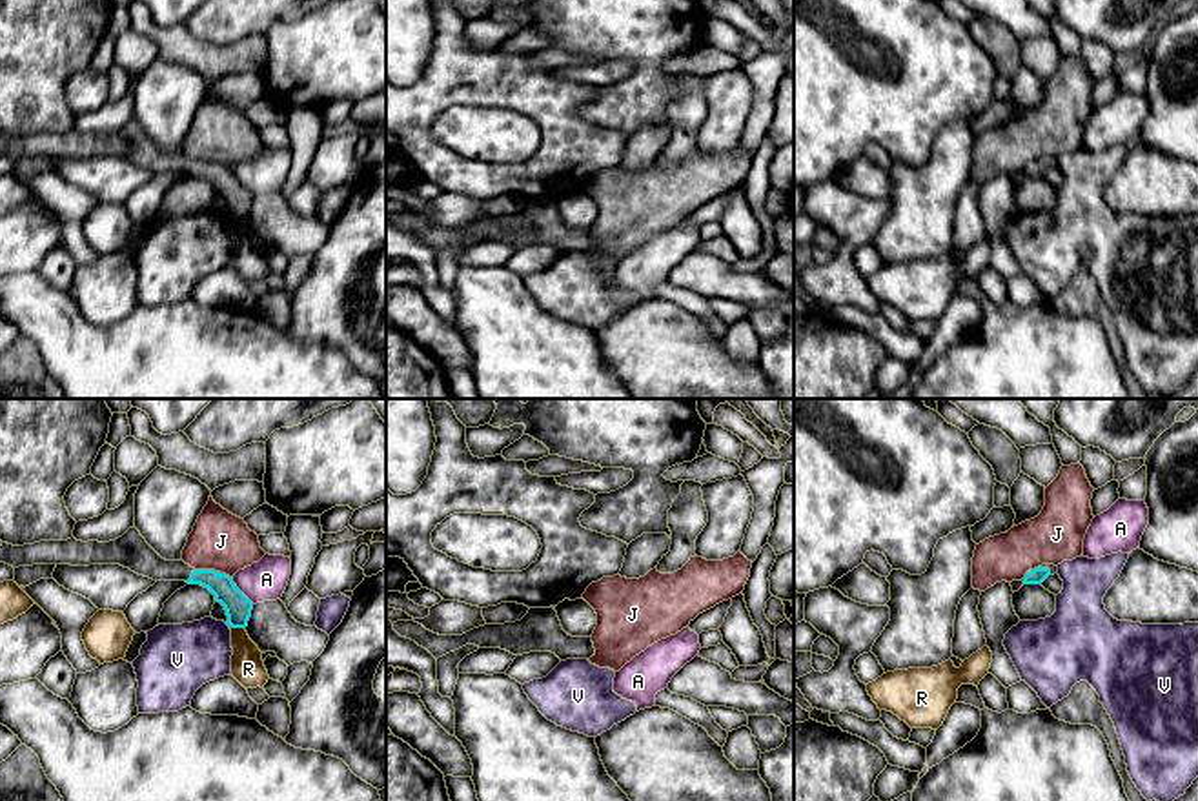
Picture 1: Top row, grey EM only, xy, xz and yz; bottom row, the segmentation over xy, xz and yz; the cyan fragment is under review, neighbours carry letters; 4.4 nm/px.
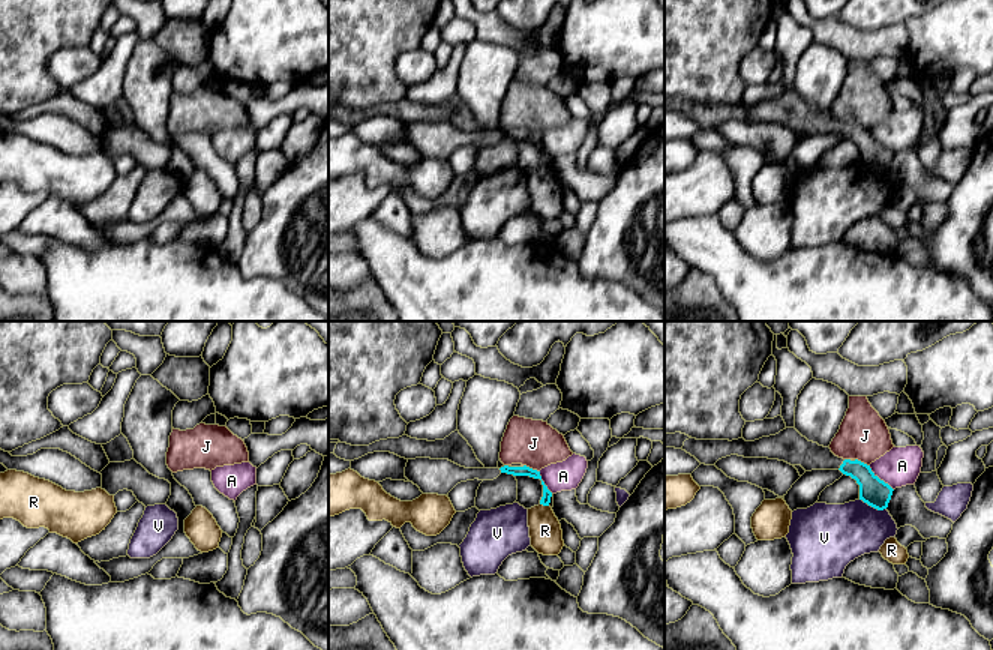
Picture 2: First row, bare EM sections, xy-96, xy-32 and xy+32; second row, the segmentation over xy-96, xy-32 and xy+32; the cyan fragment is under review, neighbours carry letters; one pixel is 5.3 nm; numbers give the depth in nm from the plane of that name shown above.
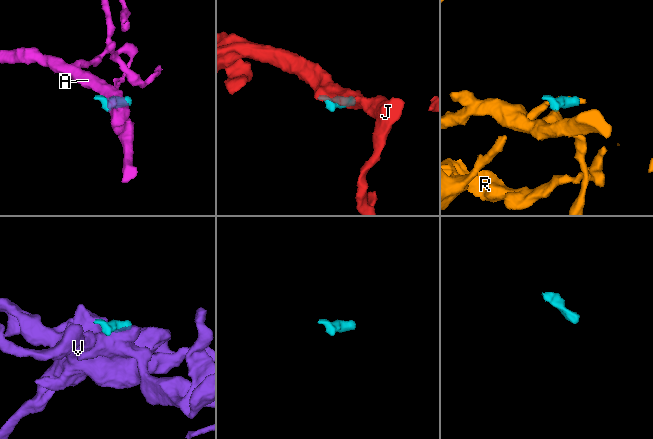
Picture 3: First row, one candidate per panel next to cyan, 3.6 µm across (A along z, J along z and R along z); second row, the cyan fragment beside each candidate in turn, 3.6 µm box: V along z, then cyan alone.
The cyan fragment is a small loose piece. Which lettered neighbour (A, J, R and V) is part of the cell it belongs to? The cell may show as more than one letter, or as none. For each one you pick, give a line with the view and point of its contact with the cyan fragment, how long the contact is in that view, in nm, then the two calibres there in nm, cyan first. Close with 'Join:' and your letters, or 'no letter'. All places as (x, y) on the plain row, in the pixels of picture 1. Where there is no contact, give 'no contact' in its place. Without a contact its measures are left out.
Join: no letter

